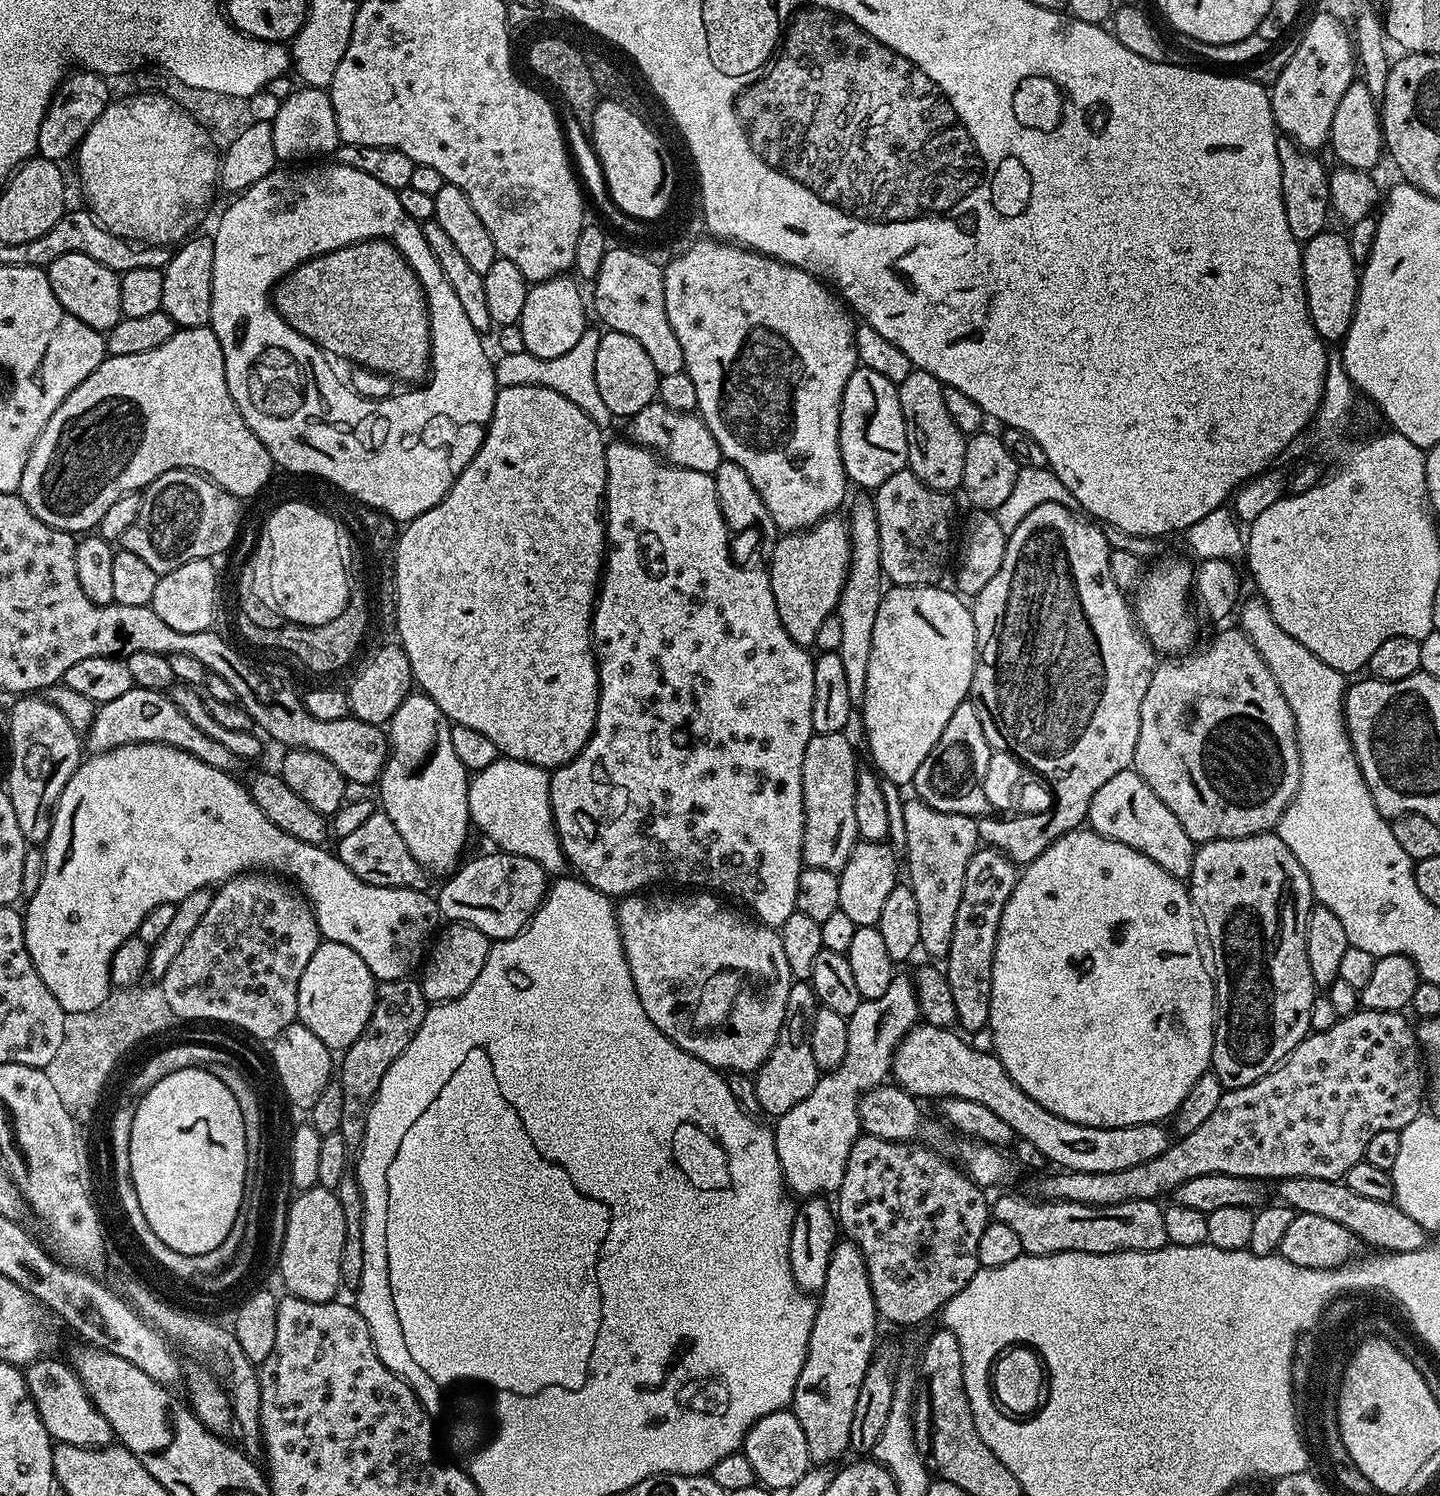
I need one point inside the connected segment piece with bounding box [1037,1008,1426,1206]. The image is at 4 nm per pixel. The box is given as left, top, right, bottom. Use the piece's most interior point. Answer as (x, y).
(1313, 1116)

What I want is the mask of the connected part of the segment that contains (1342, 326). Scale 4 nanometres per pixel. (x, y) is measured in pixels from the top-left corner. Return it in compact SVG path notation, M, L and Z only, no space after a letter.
M1332 231L1318 233L1305 241L1302 248L1308 309L1315 329L1326 342L1341 341L1348 332L1359 288L1358 264L1350 254L1347 237Z

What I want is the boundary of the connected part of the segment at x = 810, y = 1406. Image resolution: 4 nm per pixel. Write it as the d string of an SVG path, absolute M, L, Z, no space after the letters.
M841 1239L832 1251L830 1270L826 1270L826 1282L823 1292L818 1296L818 1307L814 1326L810 1330L810 1342L806 1362L802 1366L802 1374L798 1374L798 1382L794 1386L794 1394L790 1411L798 1418L798 1426L802 1426L802 1434L806 1434L806 1450L808 1459L813 1465L828 1466L839 1458L843 1452L849 1451L850 1426L853 1425L854 1406L862 1380L866 1376L876 1347L876 1324L878 1313L874 1294L870 1290L870 1278L866 1270L866 1262L851 1240Z

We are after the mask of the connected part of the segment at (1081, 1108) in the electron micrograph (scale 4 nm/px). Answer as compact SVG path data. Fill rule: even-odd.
M1081 826L1042 850L1042 854L1038 854L1038 858L1034 858L1034 862L1027 864L1017 875L1014 894L1010 896L1010 902L1006 902L1006 910L1002 912L1002 922L998 926L987 1031L992 1032L991 1047L1006 1074L1010 1074L1016 1085L1030 1094L1038 1106L1046 1106L1050 1114L1058 1114L1058 1118L1066 1118L1066 1122L1078 1122L1082 1126L1117 1128L1158 1124L1175 1116L1186 1094L1194 1090L1194 1082L1209 1071L1216 1033L1216 985L1205 953L1204 956L1200 953L1196 924L1198 928L1198 917L1185 881L1166 874L1158 862L1122 842L1114 842L1087 826Z

